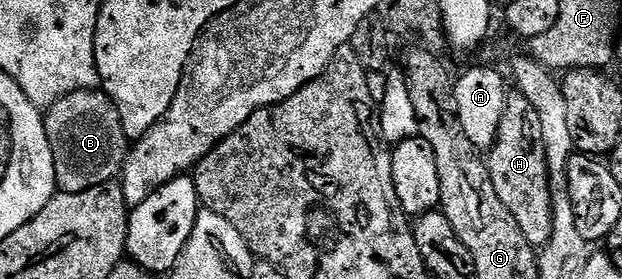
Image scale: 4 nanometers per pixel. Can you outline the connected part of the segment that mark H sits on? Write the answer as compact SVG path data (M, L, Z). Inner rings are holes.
M508 94L499 140L491 147L486 161L489 177L493 177L493 189L497 189L497 197L501 197L501 205L513 213L521 233L525 233L525 241L529 241L531 247L542 249L553 233L551 182L545 161L545 141L541 141L541 125L533 105L529 105L525 96Z

